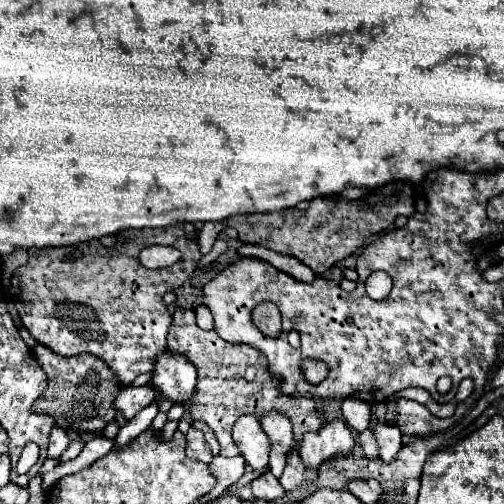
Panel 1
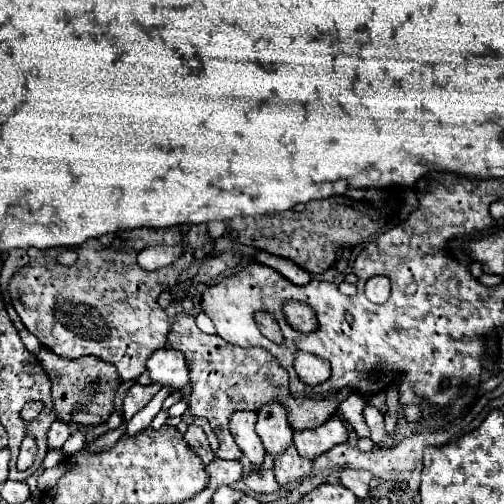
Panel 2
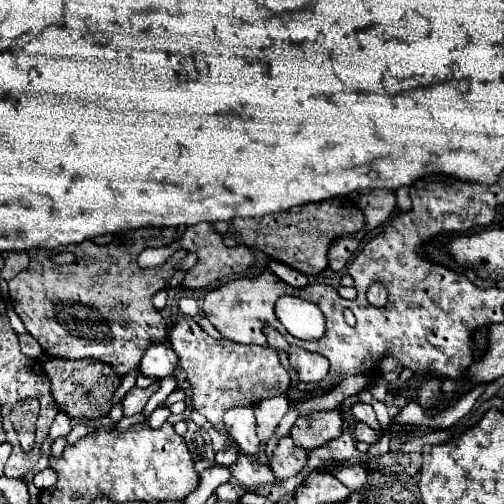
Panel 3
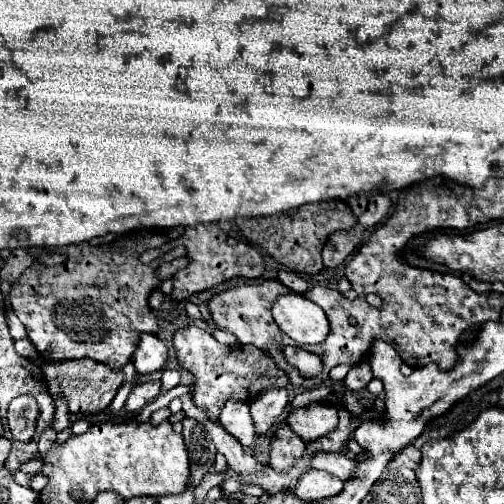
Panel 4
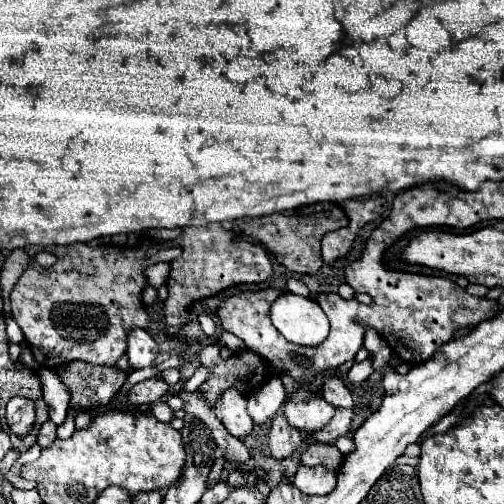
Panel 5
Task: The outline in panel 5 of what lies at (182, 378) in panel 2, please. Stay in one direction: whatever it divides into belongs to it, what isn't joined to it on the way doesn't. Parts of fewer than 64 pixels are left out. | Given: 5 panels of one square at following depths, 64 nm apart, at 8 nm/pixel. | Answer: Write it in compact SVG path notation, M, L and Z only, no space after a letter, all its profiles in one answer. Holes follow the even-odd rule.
M136 328L134 332L130 332L126 356L128 356L128 362L130 362L130 366L134 370L154 366L158 354L160 354L160 348L158 348L154 338L146 330Z

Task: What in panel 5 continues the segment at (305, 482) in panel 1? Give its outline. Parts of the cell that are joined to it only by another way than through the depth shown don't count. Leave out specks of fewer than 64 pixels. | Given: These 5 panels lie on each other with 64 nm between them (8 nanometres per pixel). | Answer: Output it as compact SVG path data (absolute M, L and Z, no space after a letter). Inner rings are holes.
M278 414L272 420L272 428L268 434L270 456L274 460L284 460L284 458L290 458L292 454L296 454L300 450L300 446L302 446L302 434L288 424L284 414Z

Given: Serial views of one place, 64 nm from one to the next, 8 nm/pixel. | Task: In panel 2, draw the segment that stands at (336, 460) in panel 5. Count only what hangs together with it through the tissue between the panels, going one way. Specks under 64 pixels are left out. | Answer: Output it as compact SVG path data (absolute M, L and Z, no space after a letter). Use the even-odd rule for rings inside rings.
M344 470L344 472L340 472L340 482L348 490L352 490L360 500L366 500L372 492L370 480L372 480L372 474L366 470Z

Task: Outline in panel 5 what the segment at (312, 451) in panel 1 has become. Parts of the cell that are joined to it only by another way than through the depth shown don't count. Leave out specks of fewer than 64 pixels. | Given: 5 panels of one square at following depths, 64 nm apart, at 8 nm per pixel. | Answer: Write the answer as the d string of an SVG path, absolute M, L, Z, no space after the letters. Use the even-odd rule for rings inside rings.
M306 390L294 392L284 404L284 416L304 436L310 436L324 428L332 420L334 412L336 408L332 404Z

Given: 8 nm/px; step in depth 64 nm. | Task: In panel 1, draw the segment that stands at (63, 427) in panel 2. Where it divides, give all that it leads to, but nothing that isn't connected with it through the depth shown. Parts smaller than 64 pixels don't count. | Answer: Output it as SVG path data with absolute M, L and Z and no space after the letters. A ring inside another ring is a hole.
M52 428L50 432L50 444L48 444L48 458L60 458L64 454L64 450L68 448L70 438L66 434L66 430L62 428Z

